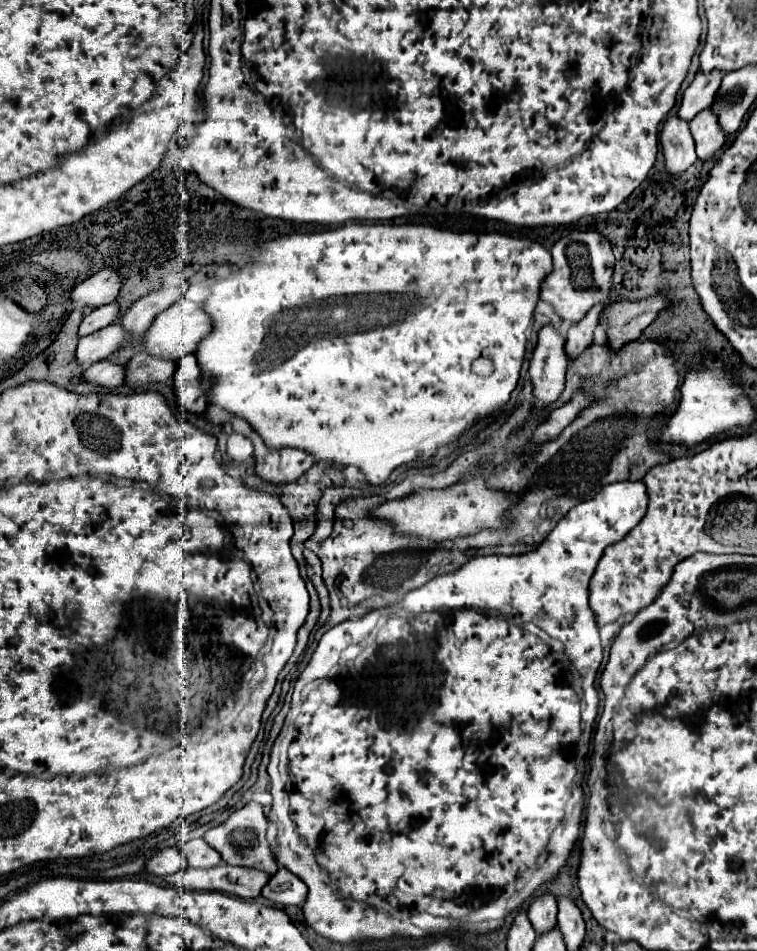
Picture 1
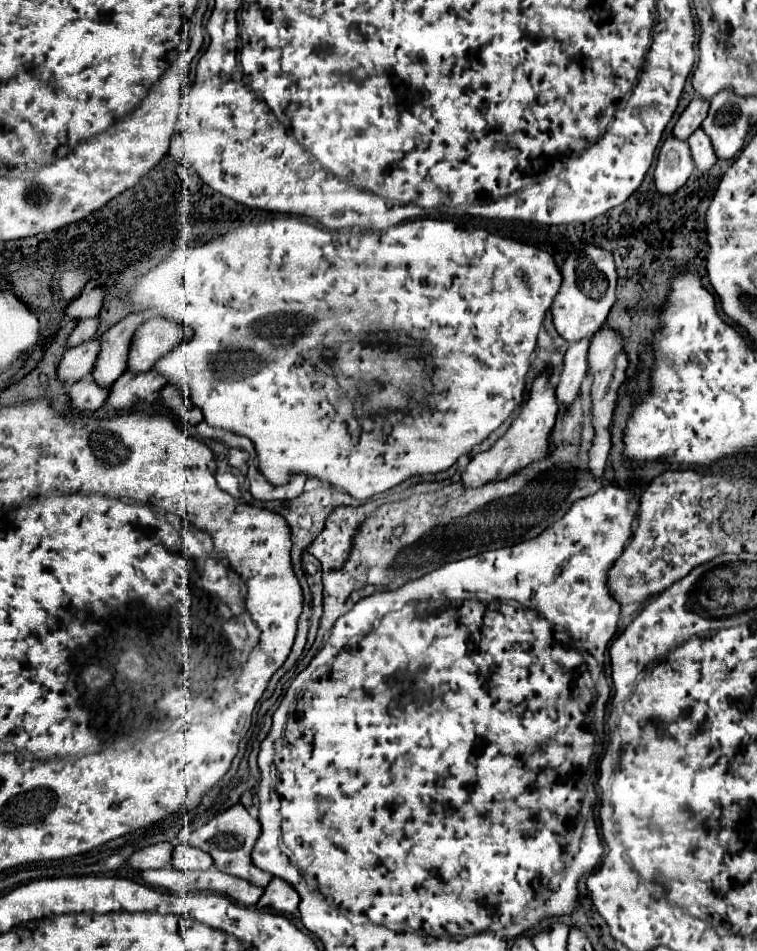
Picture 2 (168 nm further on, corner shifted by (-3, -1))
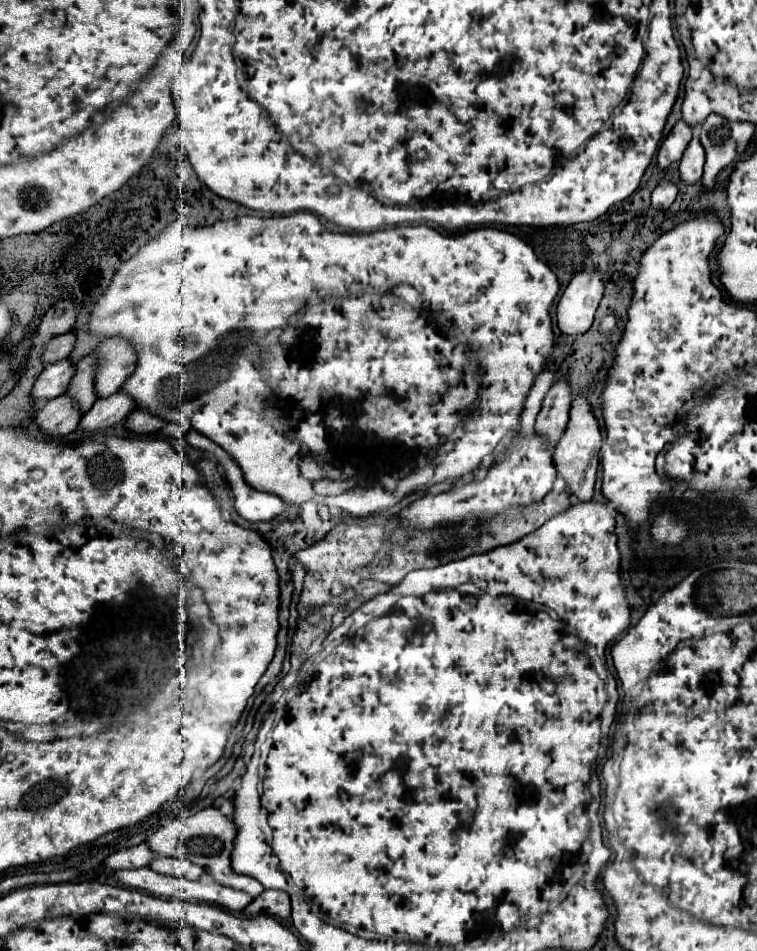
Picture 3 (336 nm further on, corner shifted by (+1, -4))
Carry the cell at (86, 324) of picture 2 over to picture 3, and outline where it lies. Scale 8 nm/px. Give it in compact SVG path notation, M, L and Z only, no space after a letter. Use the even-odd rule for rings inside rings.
M63 333L59 337L53 337L49 343L47 343L47 349L43 353L43 363L49 365L49 363L55 363L55 361L61 361L61 359L67 359L75 347L75 333Z

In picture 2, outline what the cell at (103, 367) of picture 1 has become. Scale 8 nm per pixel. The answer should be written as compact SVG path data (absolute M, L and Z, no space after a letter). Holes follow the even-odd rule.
M79 380L69 388L69 404L77 412L95 412L109 394L109 388L99 388L91 380Z

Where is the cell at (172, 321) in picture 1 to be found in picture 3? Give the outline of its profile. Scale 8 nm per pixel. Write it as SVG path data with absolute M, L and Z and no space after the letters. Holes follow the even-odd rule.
M123 337L103 339L97 351L101 353L101 361L97 367L95 389L99 397L109 397L111 393L119 391L129 375L135 371L137 351L133 349L131 341Z

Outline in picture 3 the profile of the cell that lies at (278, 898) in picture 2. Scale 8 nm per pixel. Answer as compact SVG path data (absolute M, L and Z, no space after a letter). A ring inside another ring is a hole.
M263 891L259 897L255 897L251 901L251 905L247 905L245 913L269 913L269 915L277 915L287 919L291 915L291 903L289 903L289 895L285 891Z

